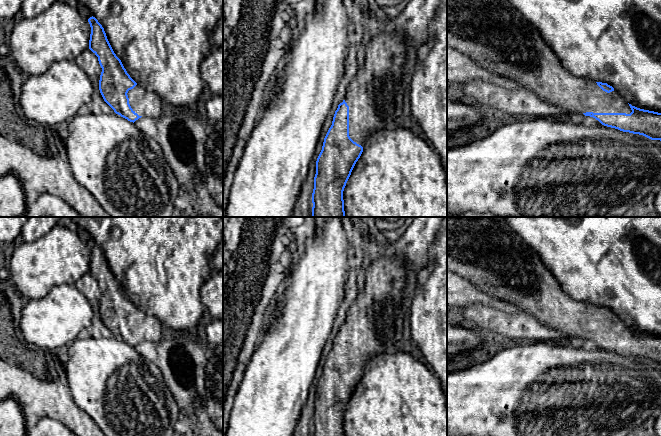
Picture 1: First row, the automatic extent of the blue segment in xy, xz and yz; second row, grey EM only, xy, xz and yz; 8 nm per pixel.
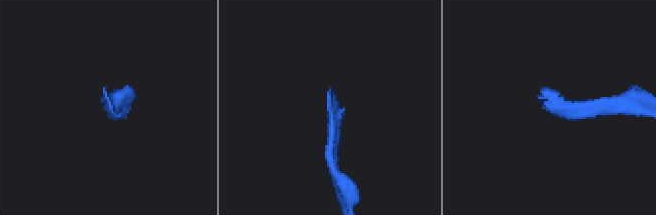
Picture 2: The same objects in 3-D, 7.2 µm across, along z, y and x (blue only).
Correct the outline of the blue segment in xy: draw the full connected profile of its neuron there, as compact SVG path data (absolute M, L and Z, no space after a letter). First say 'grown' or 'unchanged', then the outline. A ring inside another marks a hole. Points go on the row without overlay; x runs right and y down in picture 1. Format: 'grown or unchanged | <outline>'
grown | M90 241L88 246L91 251L89 273L98 281L102 296L99 304L99 314L104 325L114 336L130 346L135 346L141 341L158 343L166 331L160 321L139 310L127 297L121 284L114 277L104 252L95 241Z

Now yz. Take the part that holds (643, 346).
grown | M447 217L447 270L461 276L492 299L520 309L534 316L542 325L564 335L584 338L595 342L604 350L661 365L661 337L632 330L607 307L574 300L563 290L540 256L511 229L503 217Z

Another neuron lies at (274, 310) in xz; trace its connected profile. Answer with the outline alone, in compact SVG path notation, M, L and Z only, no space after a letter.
M278 291L274 301L271 303L268 309L267 321L264 326L266 326L270 322L274 322L280 315L280 301L282 298L283 298L283 294Z

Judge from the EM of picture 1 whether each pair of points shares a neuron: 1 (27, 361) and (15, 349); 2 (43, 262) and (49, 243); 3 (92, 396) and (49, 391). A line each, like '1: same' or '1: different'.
1: same
2: same
3: different

